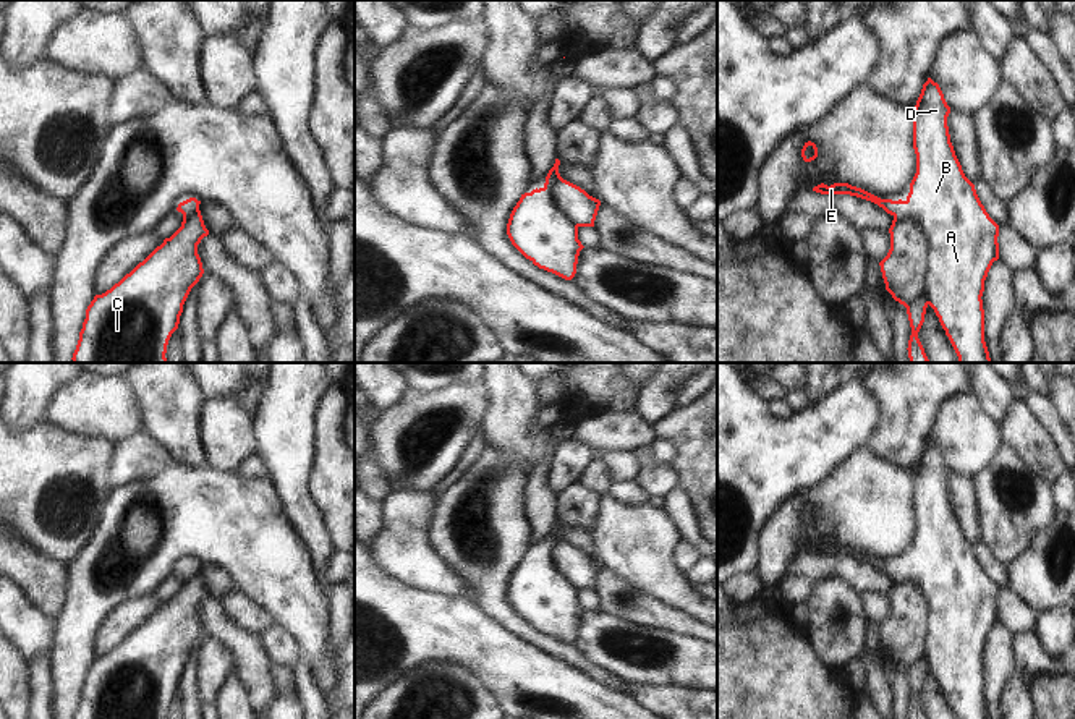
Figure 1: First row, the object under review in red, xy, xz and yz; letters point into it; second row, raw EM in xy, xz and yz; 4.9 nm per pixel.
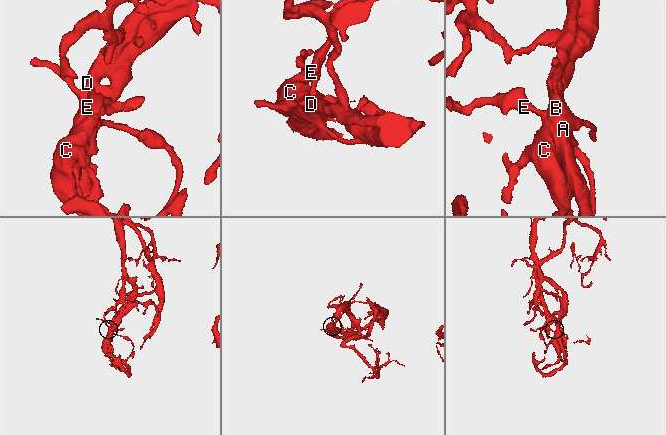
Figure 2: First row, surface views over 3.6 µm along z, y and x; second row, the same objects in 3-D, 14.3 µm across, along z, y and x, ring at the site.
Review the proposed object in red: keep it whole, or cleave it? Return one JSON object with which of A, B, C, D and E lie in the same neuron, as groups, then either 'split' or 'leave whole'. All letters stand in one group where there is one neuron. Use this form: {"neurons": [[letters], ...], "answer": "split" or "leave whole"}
{"neurons": [["A", "B", "D", "E"], ["C"]], "answer": "split"}

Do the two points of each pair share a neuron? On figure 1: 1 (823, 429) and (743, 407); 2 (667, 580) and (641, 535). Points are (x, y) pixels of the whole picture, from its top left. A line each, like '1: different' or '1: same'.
1: same
2: same

